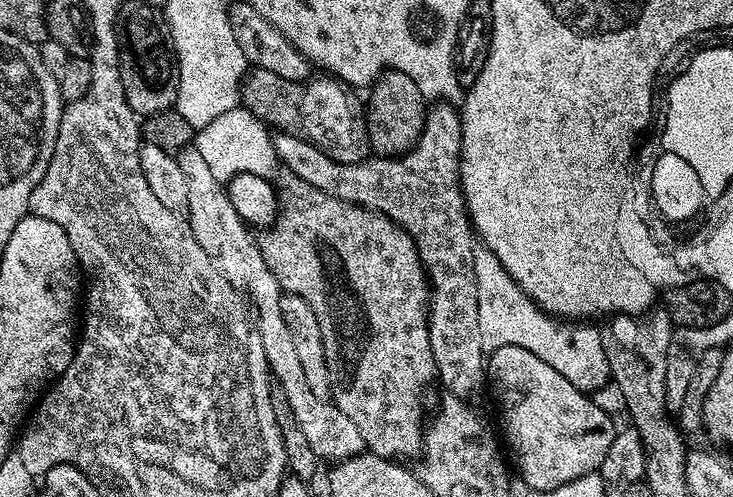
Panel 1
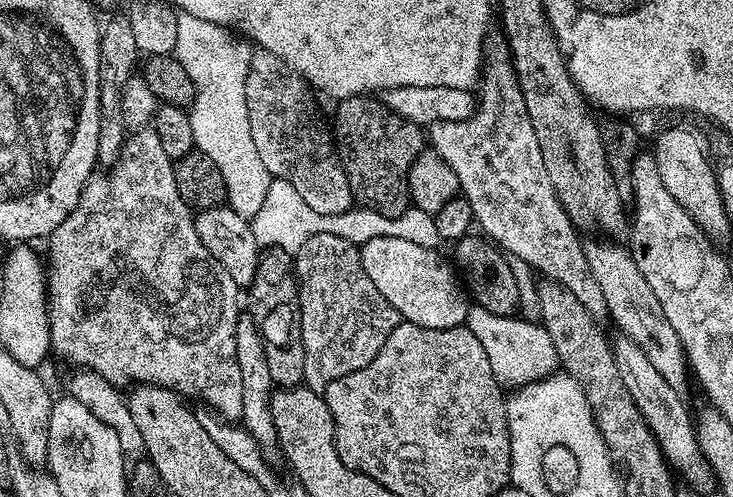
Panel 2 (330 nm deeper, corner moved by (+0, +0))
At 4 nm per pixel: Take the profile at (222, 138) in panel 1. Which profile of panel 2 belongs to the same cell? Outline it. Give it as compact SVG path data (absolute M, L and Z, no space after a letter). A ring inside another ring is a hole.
M274 178L269 181L266 202L258 210L258 214L250 221L255 242L261 247L284 249L295 254L298 249L318 234L330 233L344 238L351 244L361 246L372 238L390 236L403 238L422 247L437 249L441 245L435 215L428 211L418 210L410 206L398 216L382 216L367 206L354 206L338 215L322 215L311 209L302 196L285 179Z

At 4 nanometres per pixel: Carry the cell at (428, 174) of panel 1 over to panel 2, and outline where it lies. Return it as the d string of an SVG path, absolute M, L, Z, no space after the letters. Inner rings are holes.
M263 50L253 51L250 58L250 70L246 74L246 114L250 118L250 138L254 138L254 146L258 150L258 158L262 158L262 166L266 166L269 177L285 179L298 190L302 196L303 201L311 207L311 209L318 211L322 215L338 215L344 211L350 210L354 207L354 197L352 194L352 187L344 173L344 167L340 164L340 158L336 155L336 145L334 143L333 133L324 125L324 120L320 117L320 112L316 109L317 93L313 91L307 80L304 79L301 73L296 72L289 64L282 58L278 58L273 52L265 52Z

